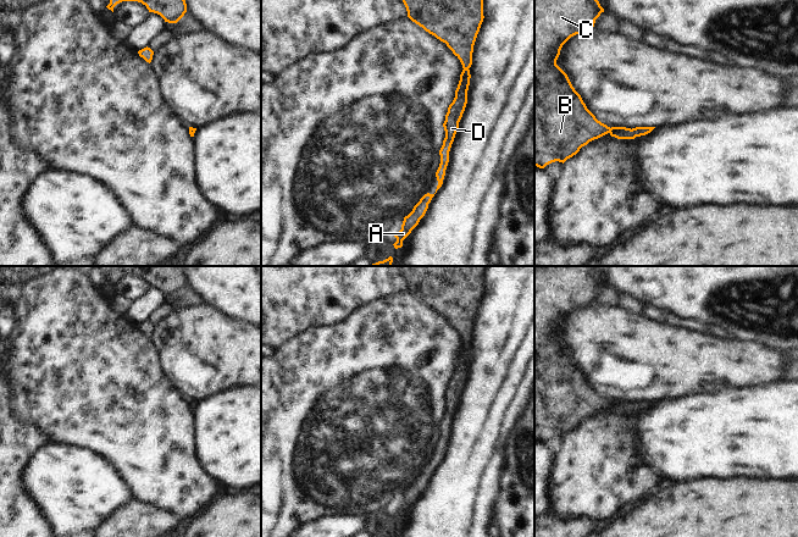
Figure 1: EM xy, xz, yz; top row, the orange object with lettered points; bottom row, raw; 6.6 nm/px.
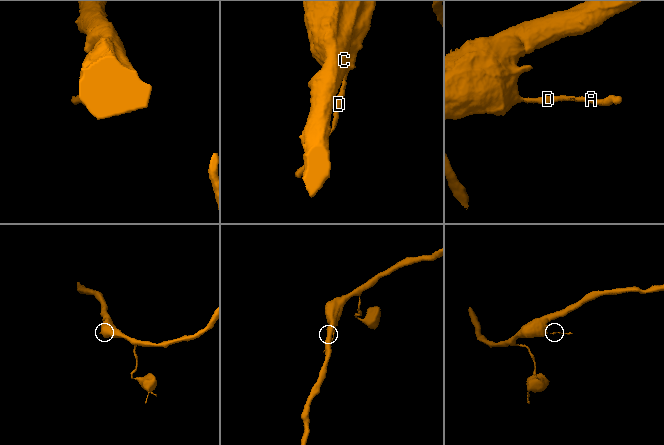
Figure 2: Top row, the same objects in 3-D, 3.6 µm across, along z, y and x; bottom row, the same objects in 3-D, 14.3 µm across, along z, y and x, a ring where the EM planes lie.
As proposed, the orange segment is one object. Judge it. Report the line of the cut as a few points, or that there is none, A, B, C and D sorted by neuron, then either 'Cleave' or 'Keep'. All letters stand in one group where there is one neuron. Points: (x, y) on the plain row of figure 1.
No split. Groups: A B C D. Keep.

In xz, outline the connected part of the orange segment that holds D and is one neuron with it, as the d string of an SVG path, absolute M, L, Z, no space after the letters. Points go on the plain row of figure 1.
M400 266L408 290L426 305L445 316L460 333L462 345L455 371L448 381L443 397L445 411L439 423L440 437L436 445L437 464L442 460L449 436L449 425L467 377L470 341L473 319L483 295L486 266Z

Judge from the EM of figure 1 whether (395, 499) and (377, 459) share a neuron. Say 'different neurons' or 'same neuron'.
same neuron

